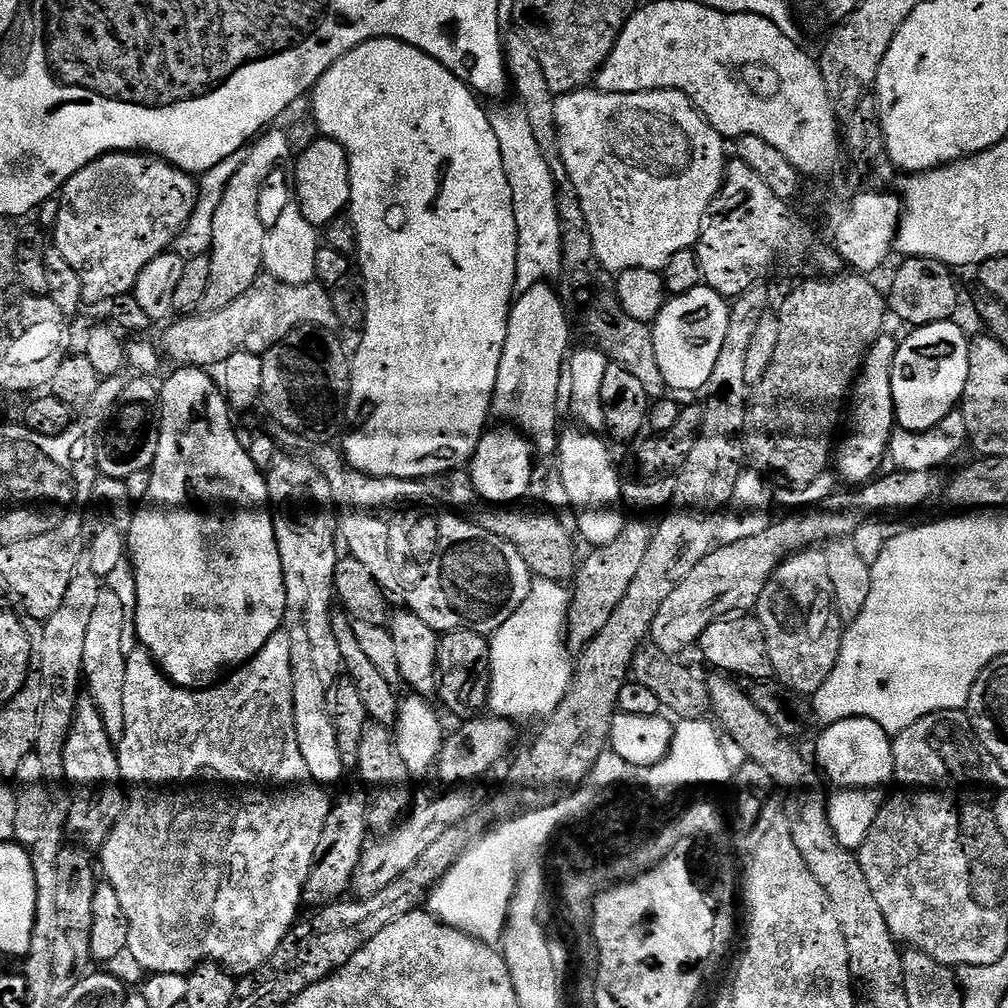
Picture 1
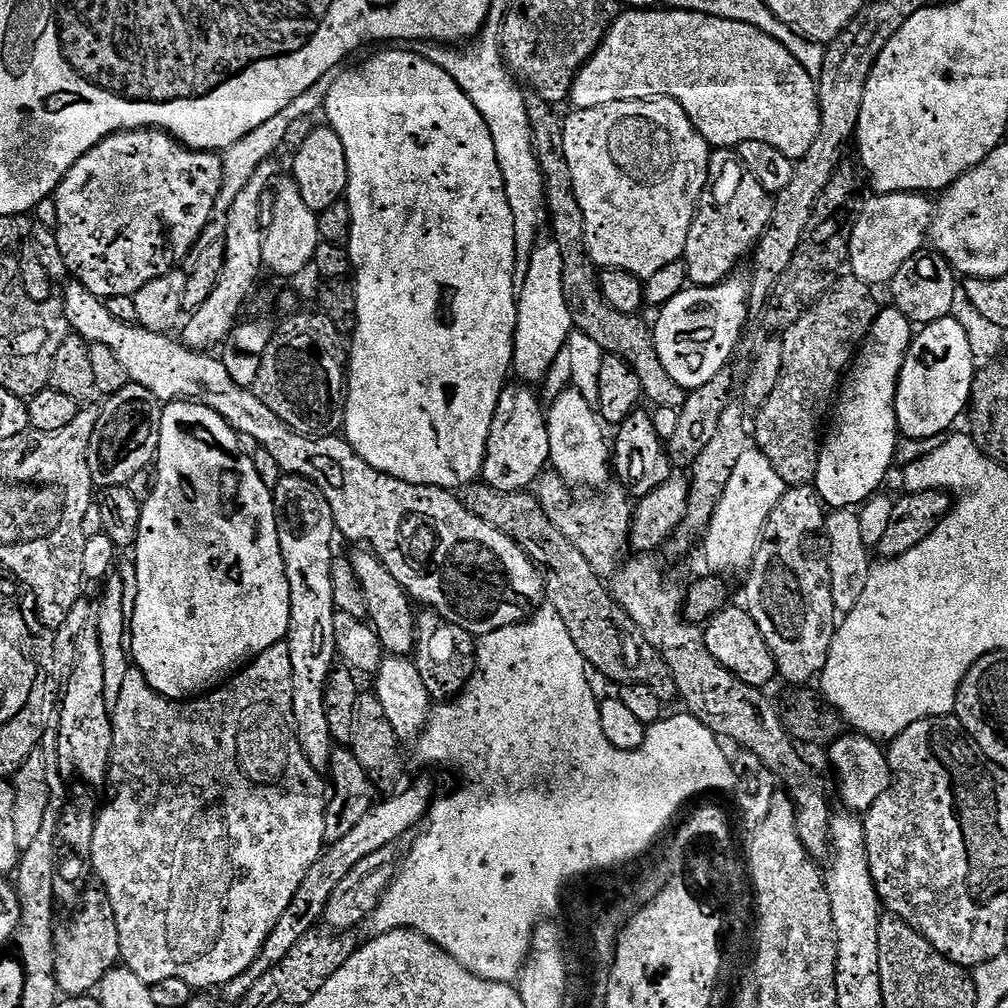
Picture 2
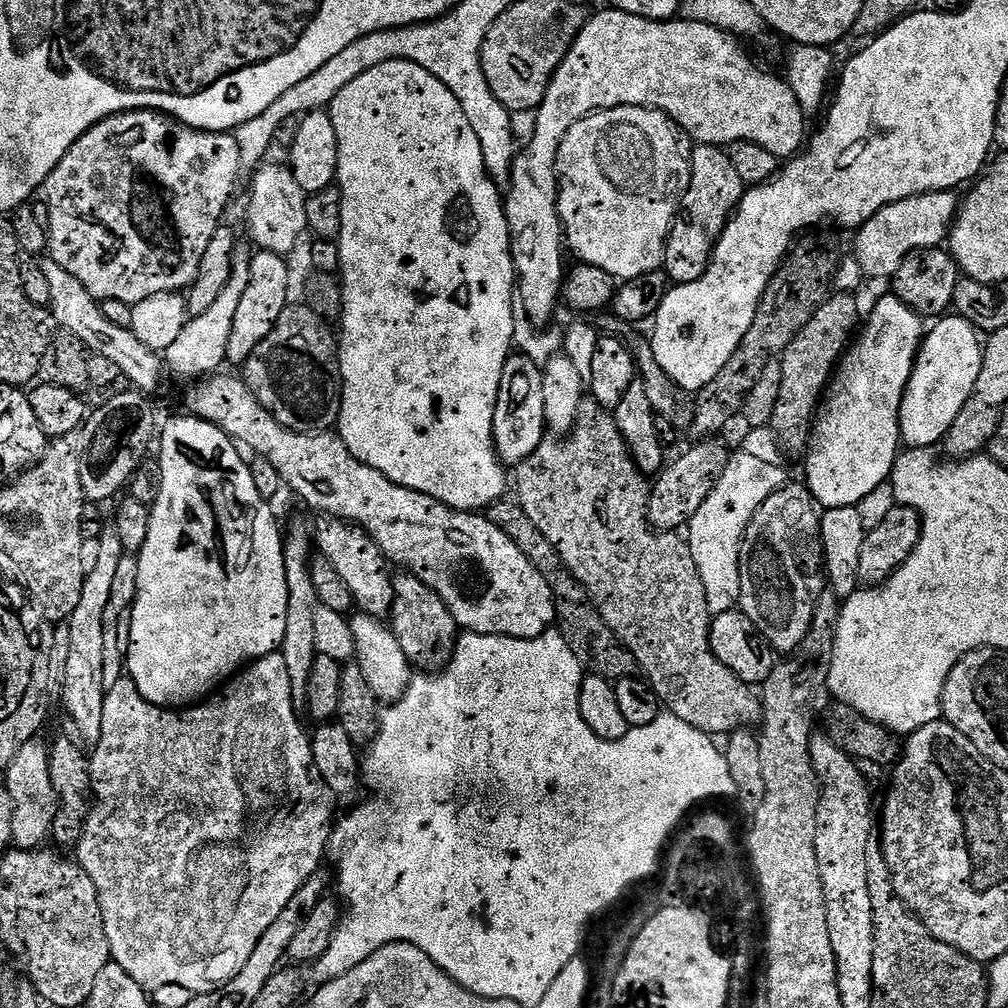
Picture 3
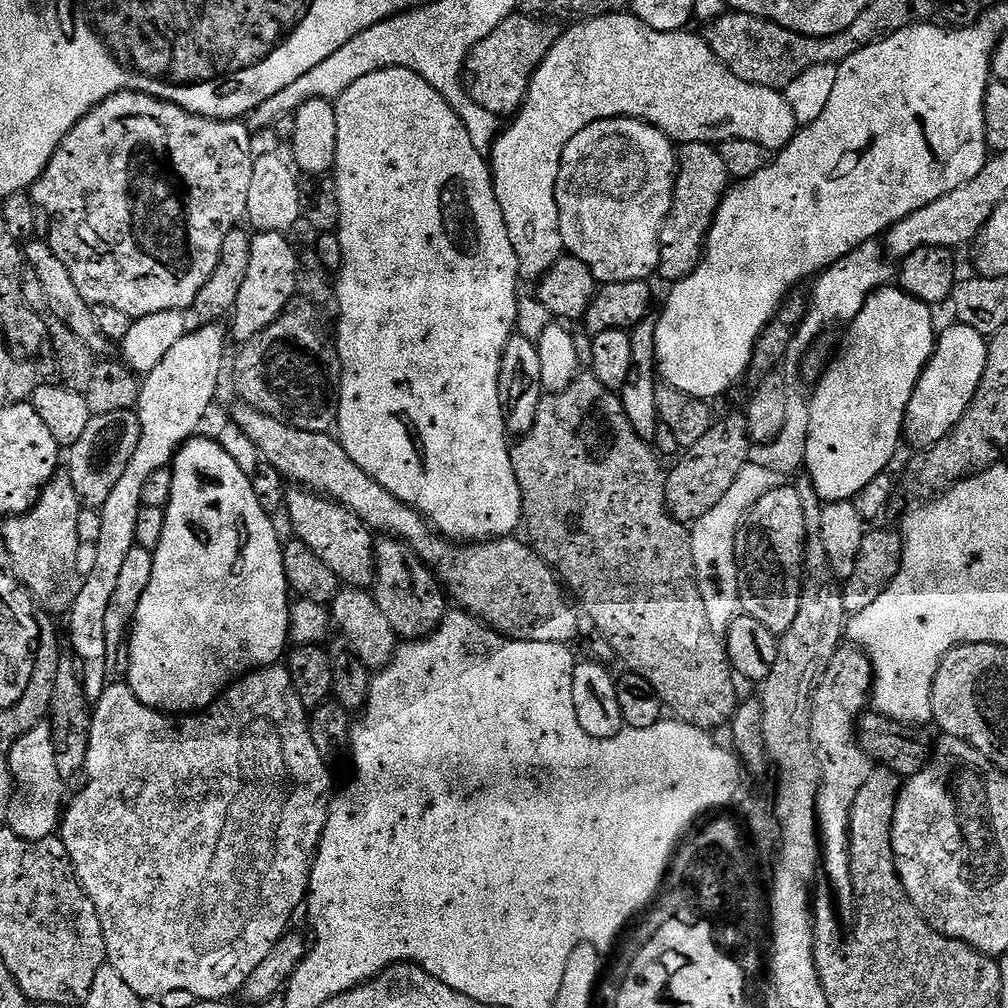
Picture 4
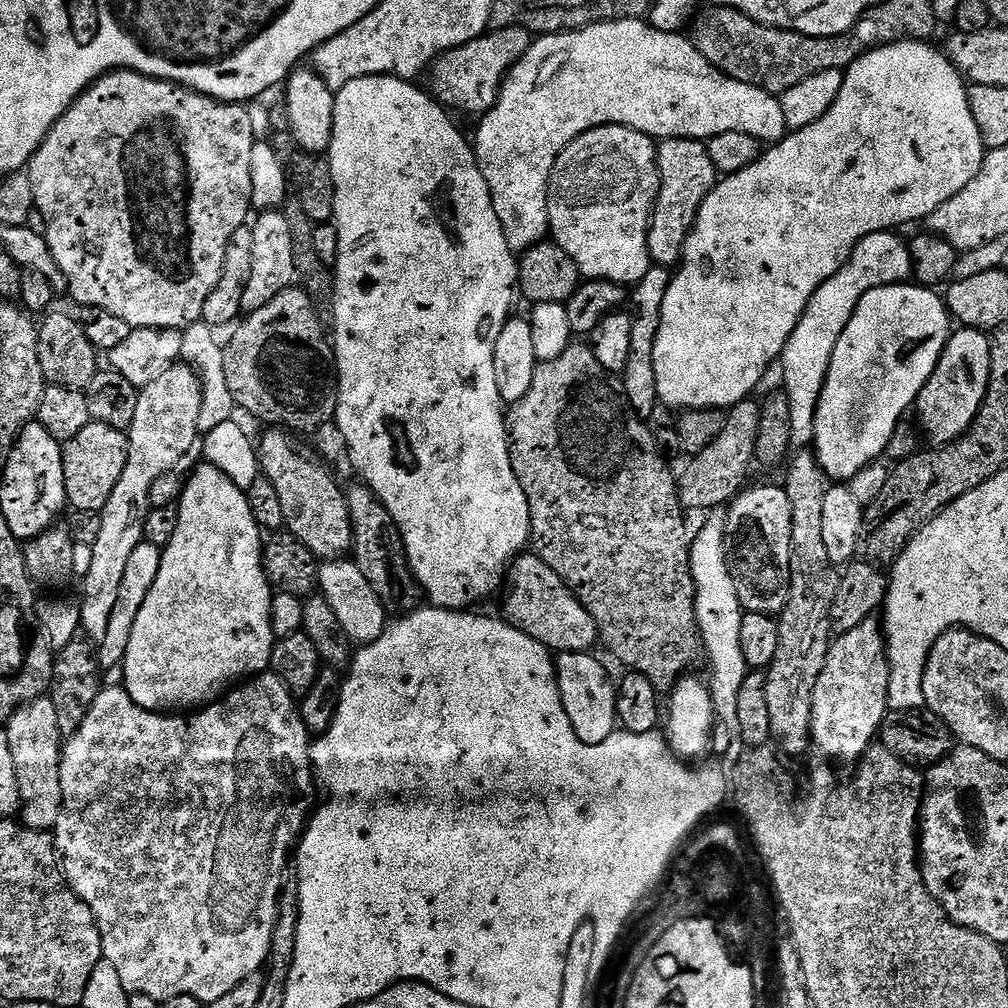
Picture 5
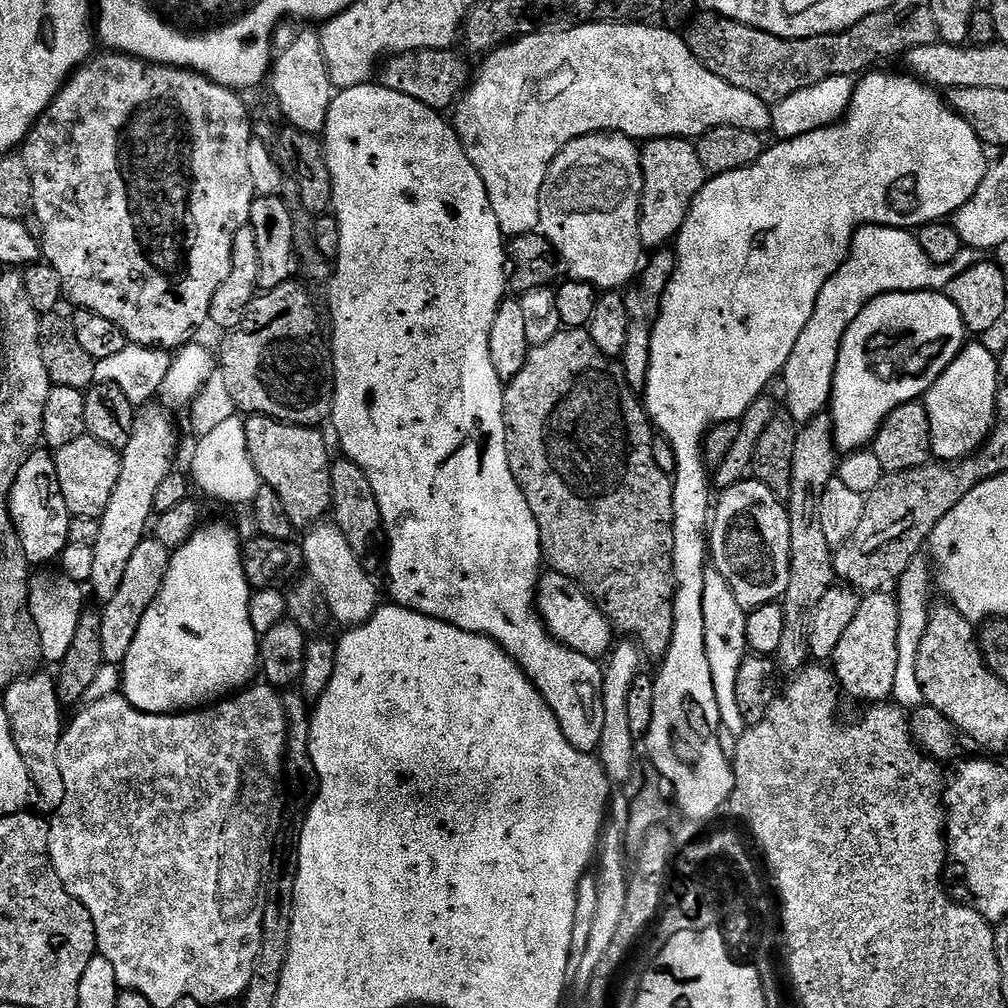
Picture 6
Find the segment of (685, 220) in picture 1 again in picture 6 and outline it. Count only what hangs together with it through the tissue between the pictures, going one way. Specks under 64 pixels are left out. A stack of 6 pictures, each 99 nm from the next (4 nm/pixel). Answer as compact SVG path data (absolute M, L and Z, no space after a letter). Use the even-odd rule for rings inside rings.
M595 132L592 136L583 136L572 140L554 158L550 170L546 174L546 182L540 191L540 227L539 231L552 243L552 251L568 267L568 276L573 280L588 283L597 290L620 290L632 283L637 272L642 267L642 249L638 238L638 222L640 221L640 203L642 202L642 190L644 189L644 175L642 174L642 162L640 161L641 149L637 141L629 136L622 136L618 132Z

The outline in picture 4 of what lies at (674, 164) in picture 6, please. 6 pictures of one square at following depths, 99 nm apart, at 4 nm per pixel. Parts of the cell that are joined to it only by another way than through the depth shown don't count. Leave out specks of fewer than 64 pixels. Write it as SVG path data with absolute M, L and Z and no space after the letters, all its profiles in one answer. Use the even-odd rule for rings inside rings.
M685 144L679 149L672 209L668 211L668 216L662 222L662 230L660 231L660 266L658 272L661 277L664 275L668 282L685 280L700 265L704 254L704 245L708 239L708 231L712 228L718 206L723 202L729 187L730 177L720 157L719 147L710 144Z

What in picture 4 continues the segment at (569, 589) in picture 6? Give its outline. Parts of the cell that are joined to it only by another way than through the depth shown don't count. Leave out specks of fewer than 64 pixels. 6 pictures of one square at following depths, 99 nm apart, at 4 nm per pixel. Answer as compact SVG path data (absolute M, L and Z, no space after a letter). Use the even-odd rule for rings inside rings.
M240 402L237 405L230 416L231 423L237 424L242 434L246 434L250 442L254 442L261 457L267 463L273 464L284 475L285 481L307 486L311 491L323 494L335 500L337 504L343 504L345 508L349 508L369 528L403 540L416 551L417 556L424 561L425 565L432 569L436 579L450 593L451 599L455 603L457 600L460 603L457 605L469 616L476 617L477 620L487 624L493 632L499 632L509 640L568 644L575 638L577 609L575 607L572 609L568 605L569 597L552 565L547 564L523 539L520 541L516 540L517 538L489 538L469 543L467 546L457 546L451 539L433 531L416 509L394 498L390 490L386 490L378 482L374 482L370 474L363 472L354 462L354 458L346 454L346 450L340 445L335 435L293 428L285 424L283 420L275 420L273 416L267 416L264 412L259 412L257 408L251 408L246 403Z

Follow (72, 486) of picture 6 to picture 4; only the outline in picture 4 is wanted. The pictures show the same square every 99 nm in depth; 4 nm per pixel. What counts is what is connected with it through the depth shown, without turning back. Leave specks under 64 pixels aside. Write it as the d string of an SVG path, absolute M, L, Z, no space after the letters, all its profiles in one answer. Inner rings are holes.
M131 408L93 416L82 438L78 438L66 452L66 474L74 482L74 490L83 507L103 508L106 498L110 498L110 490L114 490L126 466L130 466L130 458L134 458L134 450L138 450L139 437L140 418Z

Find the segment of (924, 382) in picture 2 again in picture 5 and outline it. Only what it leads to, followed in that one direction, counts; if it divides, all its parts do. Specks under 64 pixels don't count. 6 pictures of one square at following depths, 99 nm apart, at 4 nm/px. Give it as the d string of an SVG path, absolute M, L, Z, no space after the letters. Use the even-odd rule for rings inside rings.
M961 327L956 331L949 335L948 344L942 350L942 358L934 374L930 374L926 386L922 386L914 405L914 412L920 415L919 427L922 432L924 427L925 434L936 446L951 444L968 431L984 404L988 382L992 378L992 346L989 337L977 328Z

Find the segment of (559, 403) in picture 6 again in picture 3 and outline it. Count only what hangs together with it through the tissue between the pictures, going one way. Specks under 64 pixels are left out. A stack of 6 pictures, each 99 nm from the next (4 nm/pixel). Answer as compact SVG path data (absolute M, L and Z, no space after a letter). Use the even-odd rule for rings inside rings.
M584 399L580 404L578 418L571 432L563 438L544 439L538 446L538 450L534 450L534 454L530 454L530 458L515 465L514 472L516 472L515 499L526 510L526 514L534 522L534 526L538 526L538 530L542 530L546 539L556 545L556 553L559 554L561 562L568 569L570 575L586 589L591 603L595 604L602 614L606 626L610 626L610 630L616 635L617 640L627 648L628 652L634 654L639 669L658 694L661 705L666 706L671 715L682 718L682 722L694 726L700 732L709 734L717 734L716 732L731 734L740 728L759 725L764 719L764 705L761 697L757 693L755 696L752 693L755 691L749 685L743 684L735 674L726 670L726 666L722 666L722 662L718 662L718 658L714 658L714 650L710 646L712 616L706 606L706 586L702 586L702 574L698 574L698 566L694 566L689 541L683 535L680 537L679 531L657 532L648 520L648 500L652 496L650 480L642 470L638 470L638 466L626 446L624 435L618 430L615 415L609 409L603 408L596 400Z

